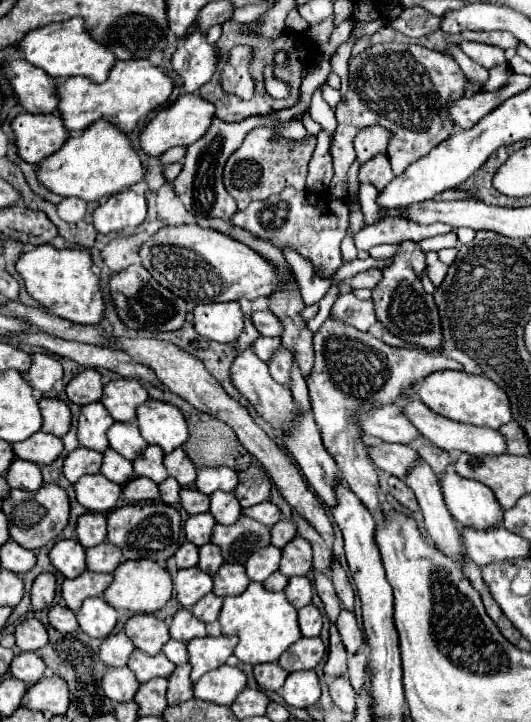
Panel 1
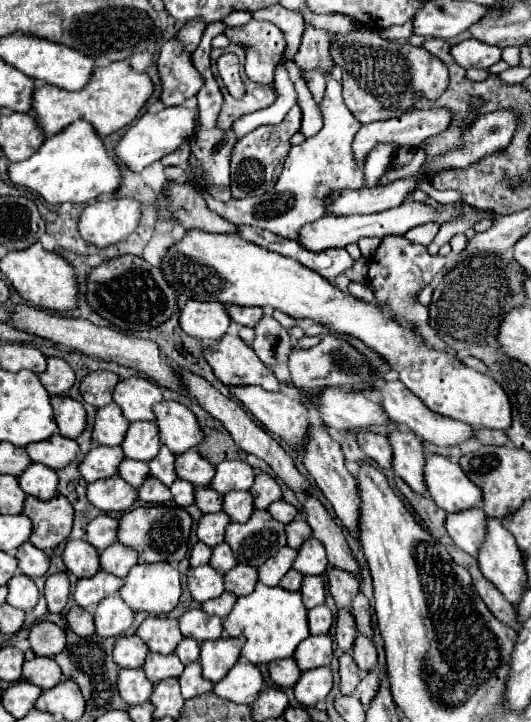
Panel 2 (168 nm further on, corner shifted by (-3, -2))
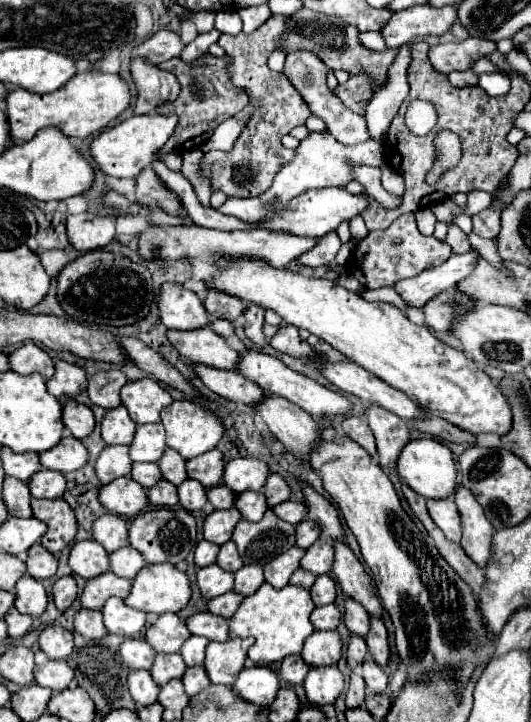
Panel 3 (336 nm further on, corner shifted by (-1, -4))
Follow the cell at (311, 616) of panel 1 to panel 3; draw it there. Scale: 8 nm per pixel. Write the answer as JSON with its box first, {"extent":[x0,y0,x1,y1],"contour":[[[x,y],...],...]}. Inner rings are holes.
{"extent":[311,604,341,630],"contour":[[[335,604],[321,606],[311,612],[311,624],[315,626],[315,630],[335,630],[339,620],[341,620],[341,612],[337,610]]]}

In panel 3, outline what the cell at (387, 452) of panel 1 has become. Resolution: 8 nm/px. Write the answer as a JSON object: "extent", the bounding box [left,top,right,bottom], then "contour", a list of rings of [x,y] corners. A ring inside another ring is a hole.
{"extent":[343,416,377,456],"contour":[[[349,416],[349,418],[343,420],[343,430],[345,430],[345,434],[351,440],[355,440],[359,446],[363,446],[369,456],[375,456],[377,454],[375,436],[373,436],[371,428],[367,426],[367,420],[361,420],[357,416]]]}

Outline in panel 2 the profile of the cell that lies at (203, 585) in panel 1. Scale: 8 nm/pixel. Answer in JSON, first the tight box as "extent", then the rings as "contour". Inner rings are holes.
{"extent":[189,564,223,602],"contour":[[[209,564],[189,570],[189,590],[197,602],[207,602],[223,594],[223,574],[215,572]]]}

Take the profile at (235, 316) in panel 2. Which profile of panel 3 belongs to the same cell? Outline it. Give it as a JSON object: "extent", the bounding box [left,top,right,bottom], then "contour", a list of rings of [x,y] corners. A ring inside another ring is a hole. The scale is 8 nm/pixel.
{"extent":[205,292,245,320],"contour":[[[207,292],[205,308],[211,318],[225,318],[225,320],[237,320],[245,312],[245,302],[239,298],[229,298],[229,294],[217,294],[217,292]]]}

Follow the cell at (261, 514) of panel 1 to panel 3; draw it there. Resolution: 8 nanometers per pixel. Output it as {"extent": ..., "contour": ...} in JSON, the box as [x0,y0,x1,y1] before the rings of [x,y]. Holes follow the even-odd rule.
{"extent":[273,500,307,524],"contour":[[[287,500],[287,502],[277,504],[277,506],[273,508],[273,512],[275,512],[281,520],[285,520],[285,522],[289,522],[289,524],[299,524],[299,522],[305,520],[305,516],[307,516],[305,504],[303,504],[303,502],[293,502],[293,500]]]}

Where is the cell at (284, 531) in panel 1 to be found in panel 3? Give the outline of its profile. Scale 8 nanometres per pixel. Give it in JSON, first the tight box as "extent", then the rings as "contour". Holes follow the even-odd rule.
{"extent":[295,520,319,548],"contour":[[[303,520],[303,522],[299,522],[297,526],[297,532],[295,532],[295,536],[297,536],[297,546],[299,548],[309,548],[317,538],[319,538],[319,526],[317,526],[317,522],[311,522],[311,520]]]}

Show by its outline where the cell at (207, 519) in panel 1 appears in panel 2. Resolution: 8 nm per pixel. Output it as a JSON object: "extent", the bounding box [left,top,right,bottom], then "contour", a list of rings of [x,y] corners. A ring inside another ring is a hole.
{"extent":[197,512,231,546],"contour":[[[215,512],[215,514],[203,514],[197,526],[197,536],[201,542],[207,546],[217,546],[219,542],[225,540],[225,528],[231,522],[231,518],[225,512]]]}

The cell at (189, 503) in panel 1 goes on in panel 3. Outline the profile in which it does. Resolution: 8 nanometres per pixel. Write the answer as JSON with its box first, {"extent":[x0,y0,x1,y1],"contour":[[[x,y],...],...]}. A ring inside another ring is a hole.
{"extent":[207,484,235,510],"contour":[[[223,484],[213,486],[213,488],[207,490],[207,500],[213,504],[215,510],[233,508],[233,498],[235,498],[233,492],[231,492],[227,486],[223,486]]]}

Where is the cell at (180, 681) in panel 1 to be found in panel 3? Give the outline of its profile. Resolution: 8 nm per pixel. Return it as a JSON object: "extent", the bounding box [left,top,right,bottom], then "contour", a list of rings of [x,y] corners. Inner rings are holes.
{"extent":[181,666,211,696],"contour":[[[203,666],[187,668],[187,672],[183,674],[181,680],[183,680],[183,686],[185,686],[185,694],[187,696],[195,696],[195,694],[199,694],[201,690],[205,690],[211,684]]]}

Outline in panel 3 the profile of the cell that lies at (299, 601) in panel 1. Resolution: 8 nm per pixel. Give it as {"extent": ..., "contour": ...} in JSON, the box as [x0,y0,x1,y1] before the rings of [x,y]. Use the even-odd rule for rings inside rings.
{"extent":[309,574,335,606],"contour":[[[329,574],[325,576],[317,576],[313,588],[309,590],[311,592],[311,598],[315,602],[315,606],[325,606],[325,604],[331,604],[335,600],[335,582]]]}

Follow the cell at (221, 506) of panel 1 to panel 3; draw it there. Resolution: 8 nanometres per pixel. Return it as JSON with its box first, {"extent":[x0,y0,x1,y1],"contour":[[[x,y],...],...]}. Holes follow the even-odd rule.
{"extent":[235,492,267,522],"contour":[[[245,492],[245,494],[237,494],[235,498],[235,508],[241,512],[241,518],[249,520],[249,522],[257,522],[263,512],[267,510],[265,506],[265,496],[261,492]]]}

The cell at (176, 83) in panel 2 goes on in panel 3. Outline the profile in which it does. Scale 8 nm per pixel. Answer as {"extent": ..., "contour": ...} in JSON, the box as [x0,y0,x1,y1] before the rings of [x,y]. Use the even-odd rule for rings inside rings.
{"extent":[131,58,181,114],"contour":[[[133,58],[131,76],[139,90],[135,114],[153,114],[157,106],[173,102],[181,92],[181,84],[171,72],[145,62],[145,58]]]}

